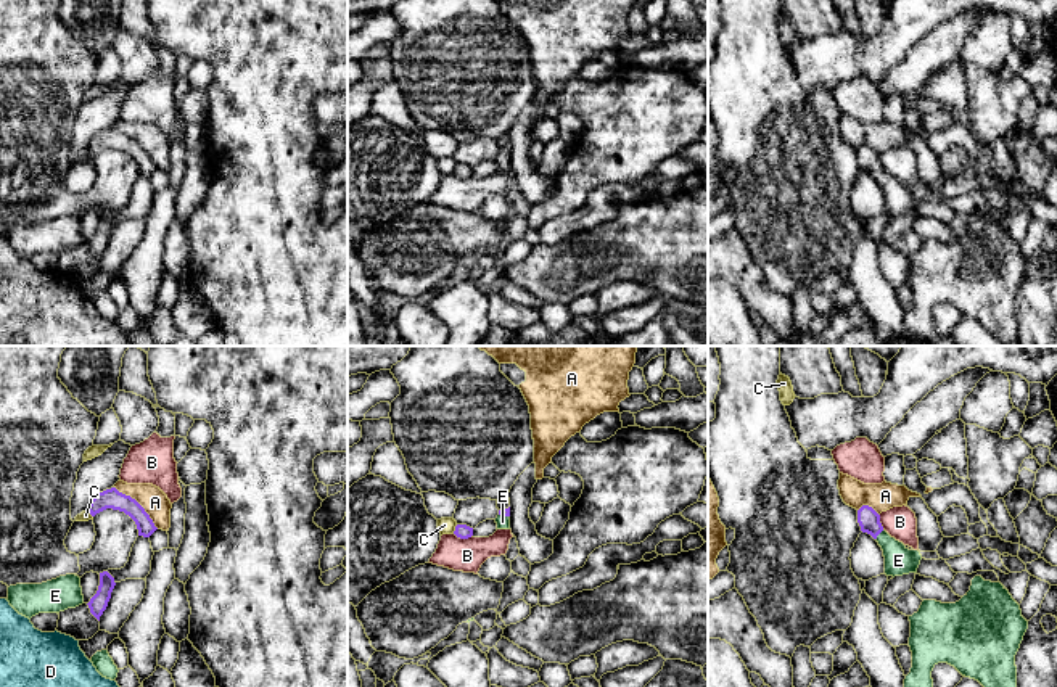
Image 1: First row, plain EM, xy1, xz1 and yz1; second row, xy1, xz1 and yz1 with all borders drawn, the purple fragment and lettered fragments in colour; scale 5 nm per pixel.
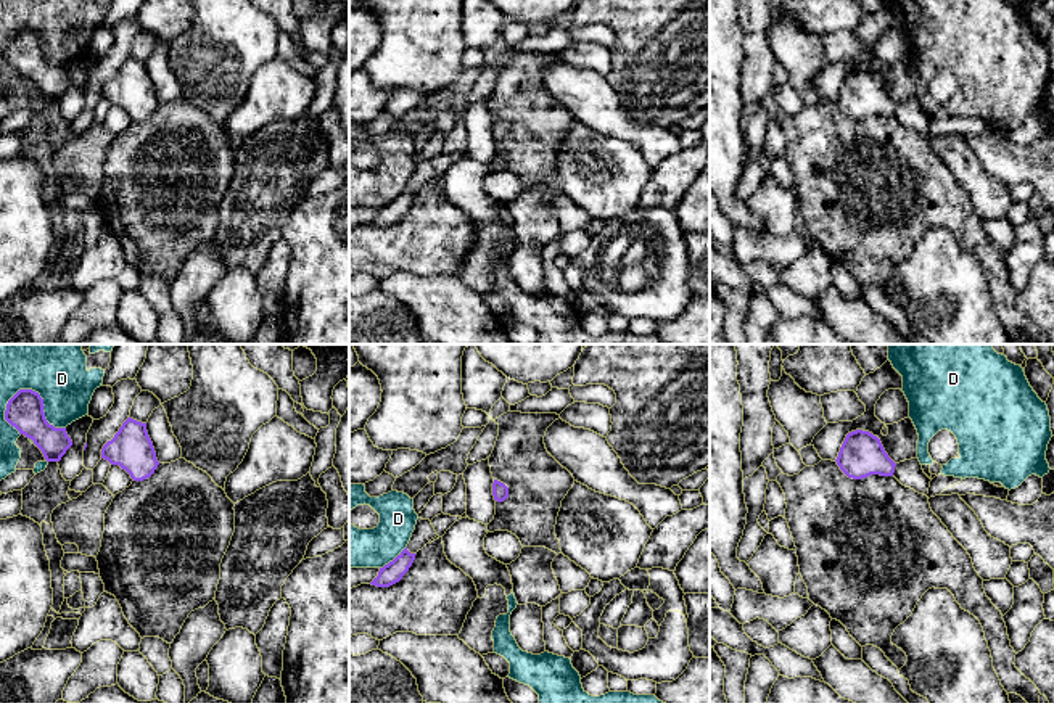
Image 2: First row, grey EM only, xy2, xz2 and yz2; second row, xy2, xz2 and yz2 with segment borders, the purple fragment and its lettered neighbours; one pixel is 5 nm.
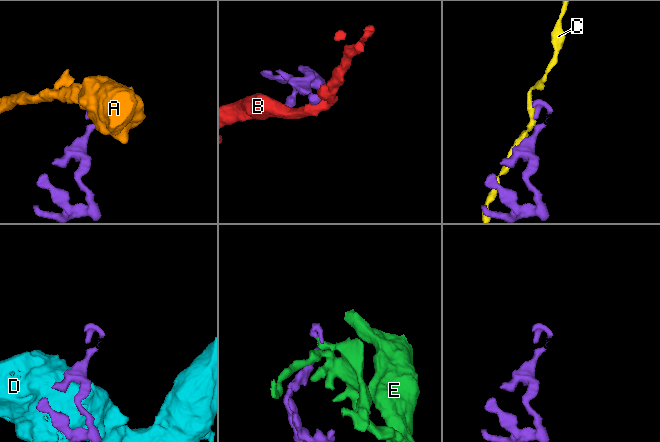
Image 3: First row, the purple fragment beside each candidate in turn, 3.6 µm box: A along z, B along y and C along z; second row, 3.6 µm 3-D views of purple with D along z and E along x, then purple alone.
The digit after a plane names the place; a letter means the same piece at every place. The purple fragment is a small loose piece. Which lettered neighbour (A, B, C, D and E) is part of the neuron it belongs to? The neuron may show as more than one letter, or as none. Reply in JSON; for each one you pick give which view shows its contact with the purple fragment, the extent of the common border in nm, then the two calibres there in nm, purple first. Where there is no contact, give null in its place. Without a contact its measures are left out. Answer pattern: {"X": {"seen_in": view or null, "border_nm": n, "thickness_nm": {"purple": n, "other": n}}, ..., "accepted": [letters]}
{"E": {"seen_in": "yz1", "border_nm": 70, "thickness_nm": {"purple": 110, "other": 140}}, "accepted": ["E"]}

